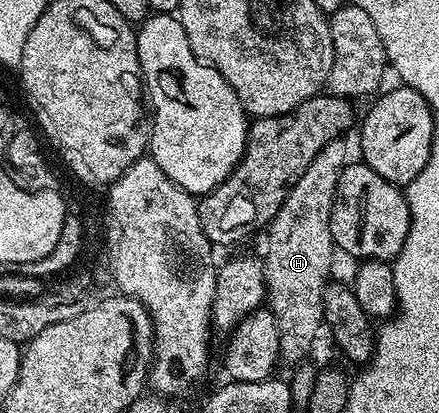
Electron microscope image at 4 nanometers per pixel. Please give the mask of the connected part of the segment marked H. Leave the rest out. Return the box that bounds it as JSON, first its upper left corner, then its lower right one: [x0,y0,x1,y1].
[262,138,349,365]

